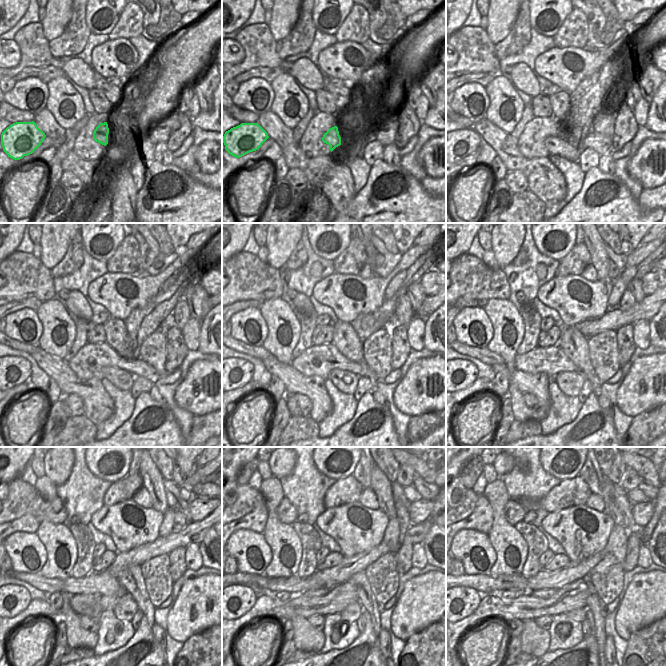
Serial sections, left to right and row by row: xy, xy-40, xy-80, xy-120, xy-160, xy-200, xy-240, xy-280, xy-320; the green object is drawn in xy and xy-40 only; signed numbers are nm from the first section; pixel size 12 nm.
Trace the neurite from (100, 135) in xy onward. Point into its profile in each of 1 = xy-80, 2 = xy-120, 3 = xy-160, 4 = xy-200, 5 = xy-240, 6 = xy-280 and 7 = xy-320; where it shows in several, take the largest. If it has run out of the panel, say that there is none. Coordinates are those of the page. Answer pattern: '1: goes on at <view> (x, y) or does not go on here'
1: goes on at xy-80 (557, 146)
2: goes on at xy-120 (123, 380)
3: goes on at xy-160 (346, 382)
4: goes on at xy-200 (570, 382)
5: goes on at xy-240 (125, 609)
6: goes on at xy-280 (352, 612)
7: goes on at xy-320 (579, 615)

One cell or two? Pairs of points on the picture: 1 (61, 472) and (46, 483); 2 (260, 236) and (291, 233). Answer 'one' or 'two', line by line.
1: two
2: two

